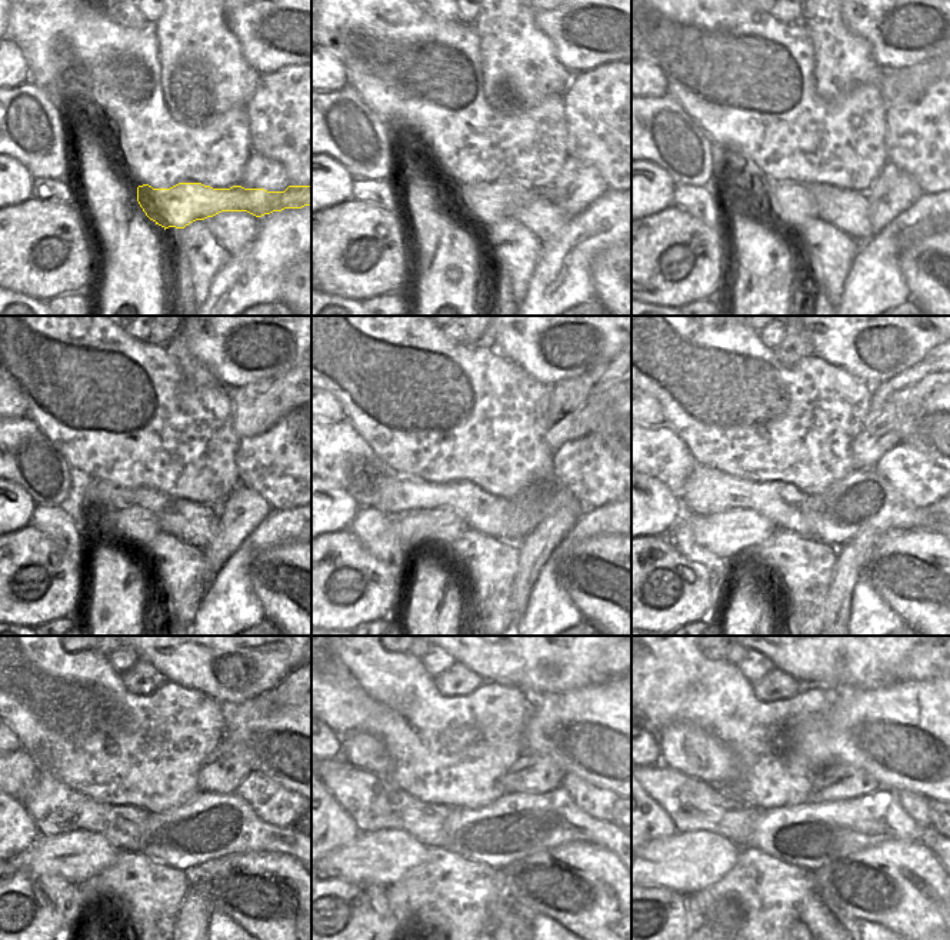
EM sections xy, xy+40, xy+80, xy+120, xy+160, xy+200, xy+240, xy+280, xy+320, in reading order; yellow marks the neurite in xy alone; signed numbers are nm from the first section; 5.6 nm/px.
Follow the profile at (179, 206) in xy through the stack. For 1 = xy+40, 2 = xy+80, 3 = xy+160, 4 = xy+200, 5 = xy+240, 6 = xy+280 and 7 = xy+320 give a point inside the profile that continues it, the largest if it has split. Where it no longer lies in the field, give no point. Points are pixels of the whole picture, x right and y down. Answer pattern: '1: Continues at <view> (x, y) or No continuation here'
1: Continues at xy+40 (473, 204)
2: Continues at xy+80 (784, 202)
3: Continues at xy+160 (419, 533)
4: Continues at xy+200 (727, 533)
5: Continues at xy+240 (77, 856)
6: Continues at xy+280 (382, 857)
7: Continues at xy+320 (687, 862)

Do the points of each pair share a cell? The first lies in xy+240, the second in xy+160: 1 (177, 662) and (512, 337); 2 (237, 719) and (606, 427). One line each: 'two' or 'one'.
1: one
2: one

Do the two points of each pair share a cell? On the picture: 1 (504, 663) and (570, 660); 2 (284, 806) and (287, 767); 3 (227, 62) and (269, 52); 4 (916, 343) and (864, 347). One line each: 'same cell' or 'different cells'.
1: same cell
2: different cells
3: different cells
4: same cell

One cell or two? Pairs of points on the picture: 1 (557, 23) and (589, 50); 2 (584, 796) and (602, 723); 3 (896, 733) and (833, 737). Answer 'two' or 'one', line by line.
1: one
2: two
3: one

